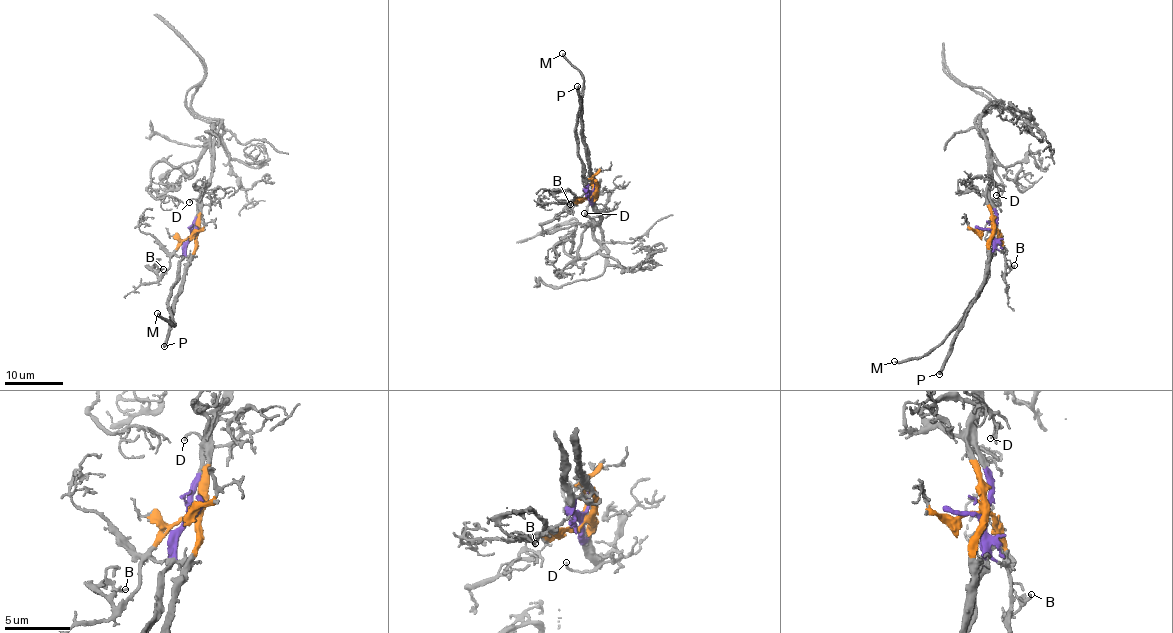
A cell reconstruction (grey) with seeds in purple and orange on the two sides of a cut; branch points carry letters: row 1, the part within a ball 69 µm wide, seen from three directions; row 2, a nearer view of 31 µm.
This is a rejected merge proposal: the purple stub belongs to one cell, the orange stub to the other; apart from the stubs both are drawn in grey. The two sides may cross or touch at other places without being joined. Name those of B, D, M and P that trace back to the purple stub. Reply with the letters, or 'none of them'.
D, M

